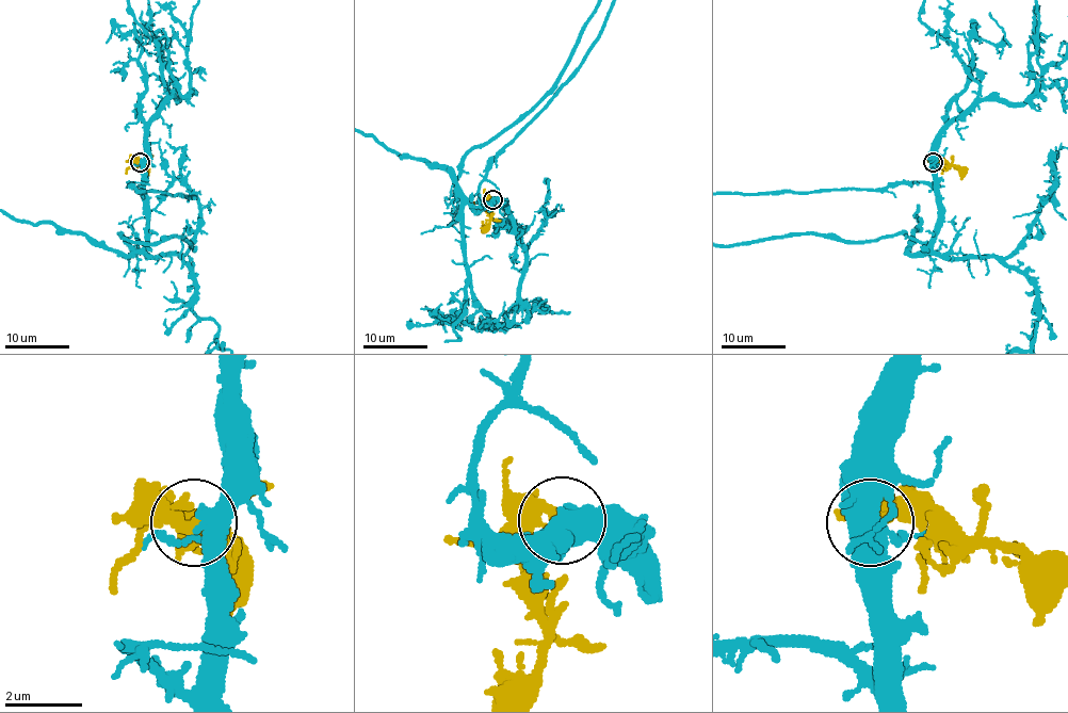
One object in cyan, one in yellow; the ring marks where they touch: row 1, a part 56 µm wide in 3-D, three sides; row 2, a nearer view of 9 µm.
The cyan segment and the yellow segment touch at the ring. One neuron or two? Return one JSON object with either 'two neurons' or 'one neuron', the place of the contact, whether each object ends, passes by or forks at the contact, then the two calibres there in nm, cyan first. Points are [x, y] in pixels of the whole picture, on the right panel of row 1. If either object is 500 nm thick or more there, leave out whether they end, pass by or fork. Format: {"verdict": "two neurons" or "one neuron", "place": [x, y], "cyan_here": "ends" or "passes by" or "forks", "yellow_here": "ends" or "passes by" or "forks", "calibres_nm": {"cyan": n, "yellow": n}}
{"verdict": "two neurons", "place": [933, 162], "cyan_here": "forks", "yellow_here": "ends", "calibres_nm": {"cyan": 360, "yellow": 320}}

